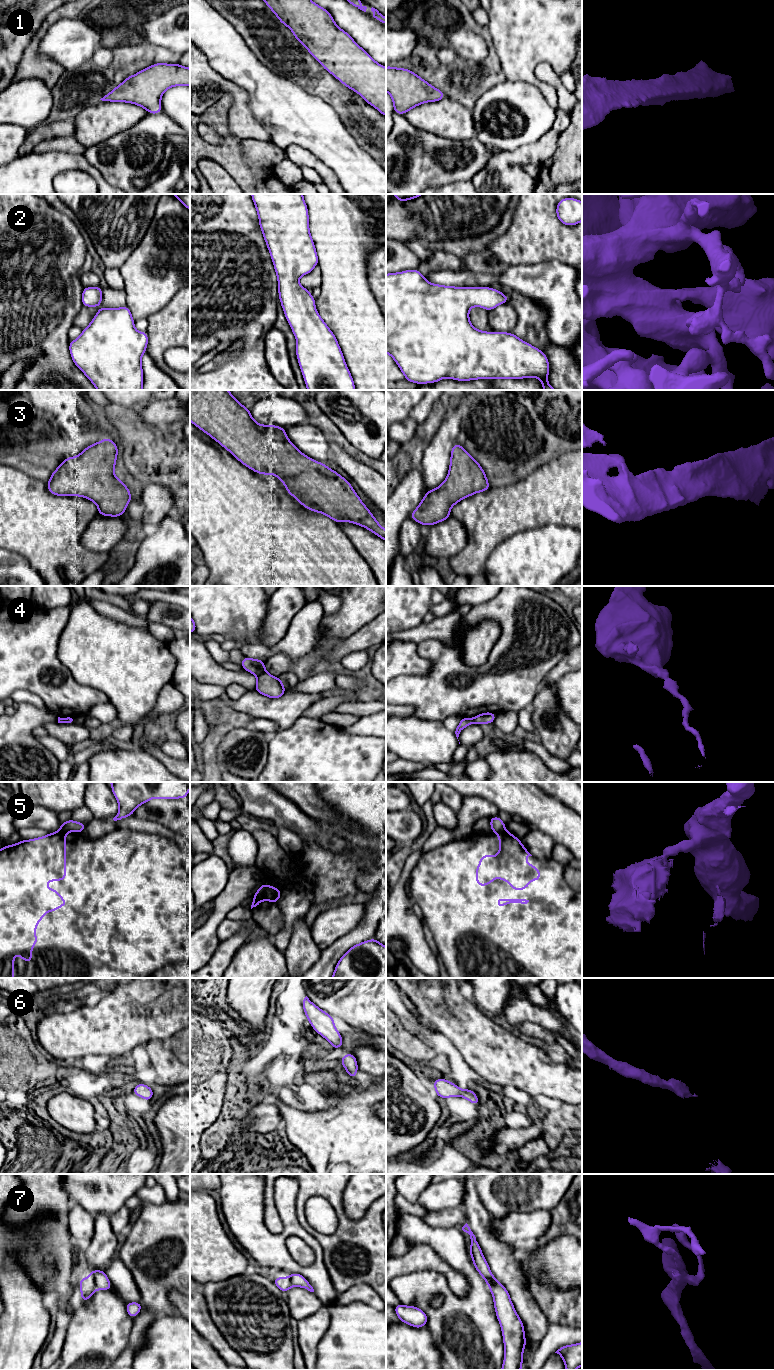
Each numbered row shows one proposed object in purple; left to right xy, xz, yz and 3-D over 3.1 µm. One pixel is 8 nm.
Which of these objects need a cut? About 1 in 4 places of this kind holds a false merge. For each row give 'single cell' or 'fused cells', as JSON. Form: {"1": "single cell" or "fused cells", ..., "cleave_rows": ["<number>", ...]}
{"1": "single cell", "2": "single cell", "3": "single cell", "4": "fused cells", "5": "fused cells", "6": "single cell", "7": "fused cells", "cleave_rows": ["4", "5", "7"]}

